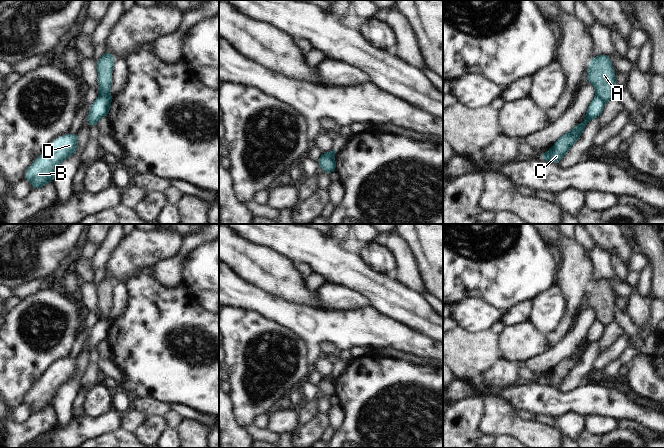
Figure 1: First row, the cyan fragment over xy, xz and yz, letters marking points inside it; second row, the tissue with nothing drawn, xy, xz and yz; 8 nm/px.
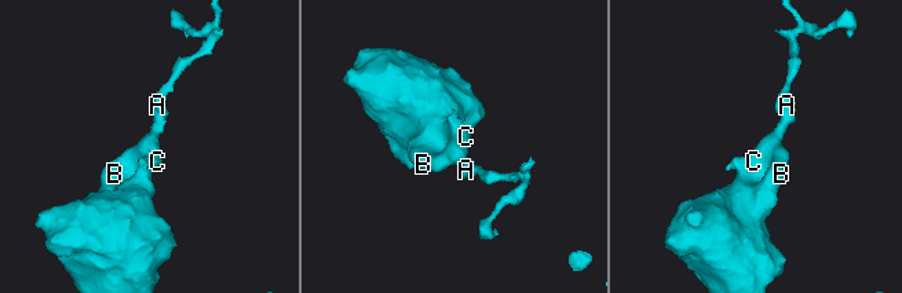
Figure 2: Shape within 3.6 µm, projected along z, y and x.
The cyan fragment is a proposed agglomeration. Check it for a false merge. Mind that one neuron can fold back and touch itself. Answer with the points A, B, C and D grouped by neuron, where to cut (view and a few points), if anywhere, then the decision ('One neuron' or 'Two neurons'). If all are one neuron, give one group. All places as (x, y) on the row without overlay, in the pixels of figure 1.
Groups: A / B C D. Split along xy (99, 319), (110, 320). Two neurons

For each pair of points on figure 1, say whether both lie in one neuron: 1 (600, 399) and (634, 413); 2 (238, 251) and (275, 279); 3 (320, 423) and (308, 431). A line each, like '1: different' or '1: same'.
1: same
2: same
3: same

